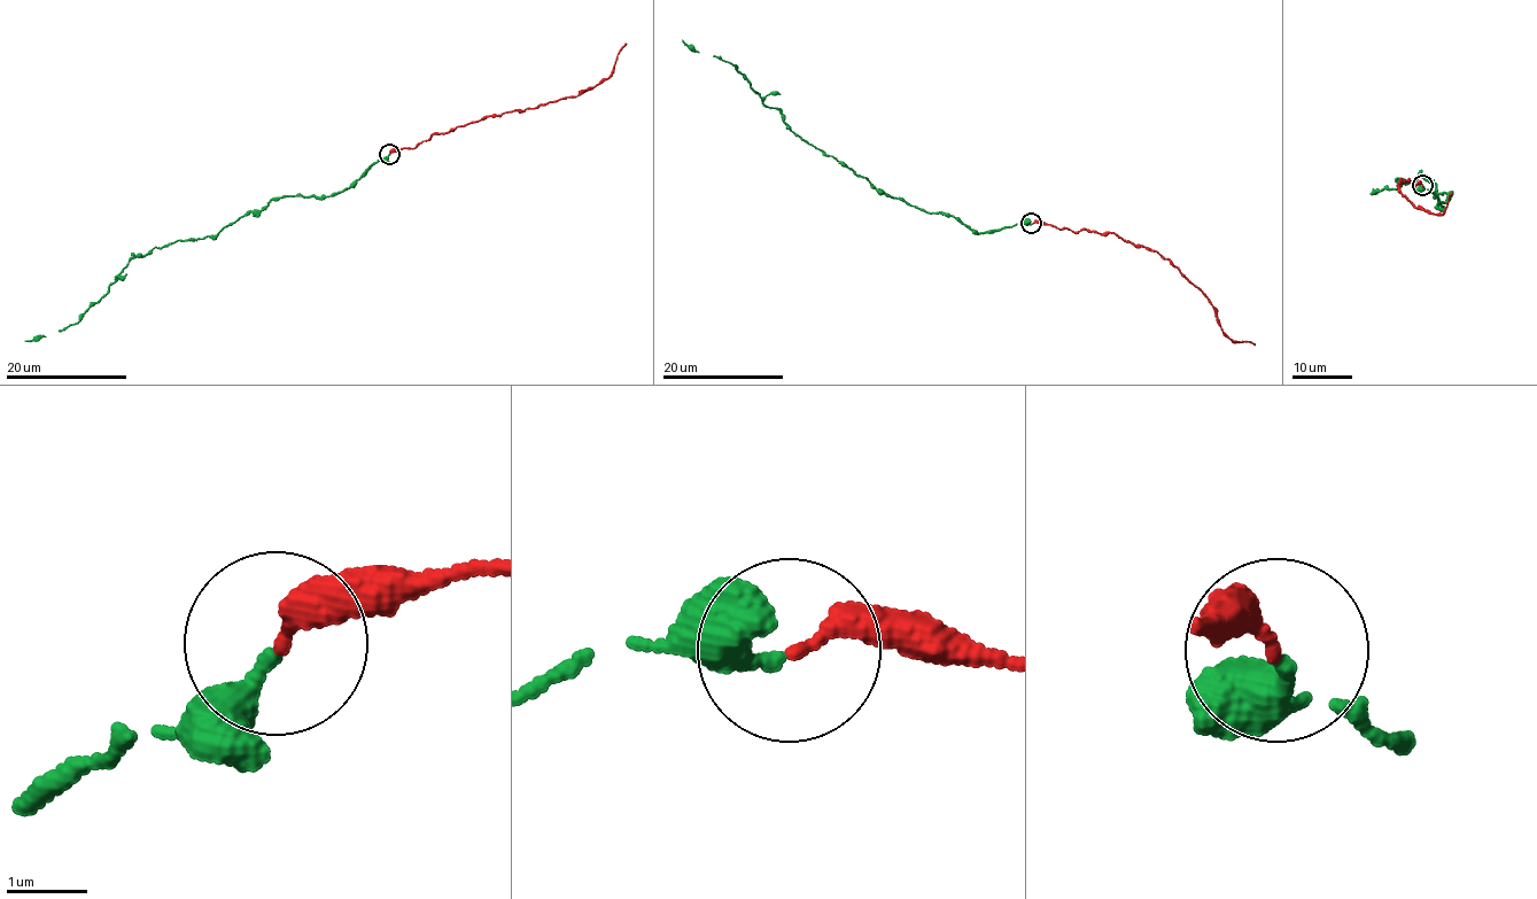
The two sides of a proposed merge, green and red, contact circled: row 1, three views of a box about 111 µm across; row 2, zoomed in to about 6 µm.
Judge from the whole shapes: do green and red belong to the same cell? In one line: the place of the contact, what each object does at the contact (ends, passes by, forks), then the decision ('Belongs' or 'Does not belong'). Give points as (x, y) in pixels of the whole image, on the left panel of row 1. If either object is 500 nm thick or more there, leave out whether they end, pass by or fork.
Place: (389, 154). At the ring green ends. At the ring red ends. Belongs

